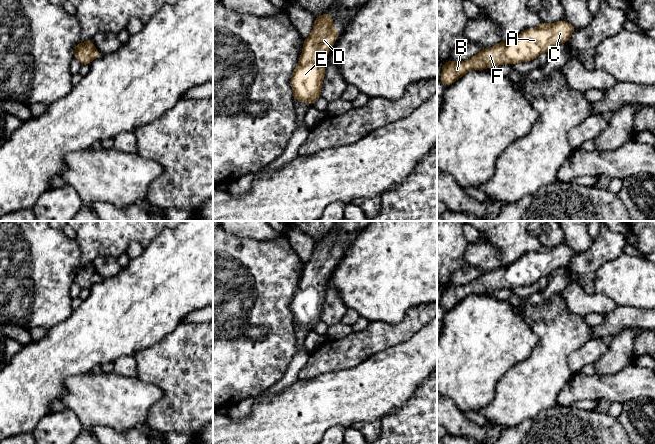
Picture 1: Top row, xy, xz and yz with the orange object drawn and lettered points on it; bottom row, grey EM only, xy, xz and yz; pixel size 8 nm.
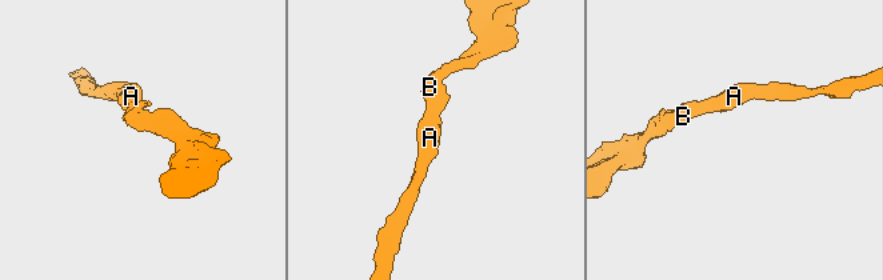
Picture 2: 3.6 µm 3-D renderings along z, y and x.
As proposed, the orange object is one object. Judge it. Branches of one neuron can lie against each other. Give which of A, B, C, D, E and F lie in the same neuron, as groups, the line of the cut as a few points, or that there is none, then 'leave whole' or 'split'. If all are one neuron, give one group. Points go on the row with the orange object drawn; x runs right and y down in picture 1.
A B C D E F | no cut | leave whole

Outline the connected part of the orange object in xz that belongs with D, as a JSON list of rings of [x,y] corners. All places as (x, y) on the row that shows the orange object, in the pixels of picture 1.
[[[328,13],[315,17],[312,32],[304,39],[302,53],[290,80],[293,101],[308,102],[312,107],[321,97],[324,61],[339,35],[333,22],[334,18]]]

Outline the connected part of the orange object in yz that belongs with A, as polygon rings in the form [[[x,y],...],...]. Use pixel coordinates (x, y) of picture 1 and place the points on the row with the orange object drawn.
[[[565,20],[555,23],[542,22],[538,27],[524,29],[514,39],[501,41],[465,61],[448,60],[442,64],[439,82],[452,85],[467,72],[484,70],[498,65],[529,62],[561,43],[567,44],[577,27]]]

